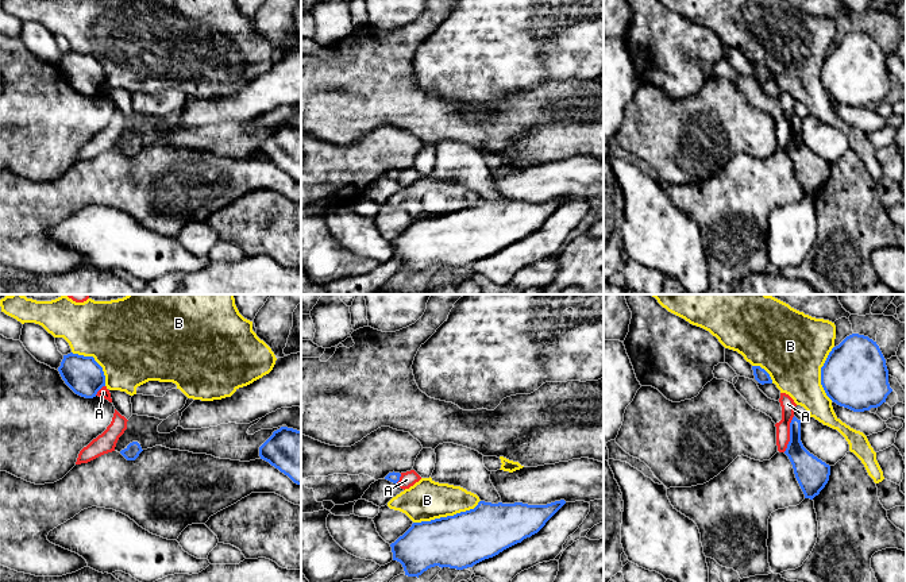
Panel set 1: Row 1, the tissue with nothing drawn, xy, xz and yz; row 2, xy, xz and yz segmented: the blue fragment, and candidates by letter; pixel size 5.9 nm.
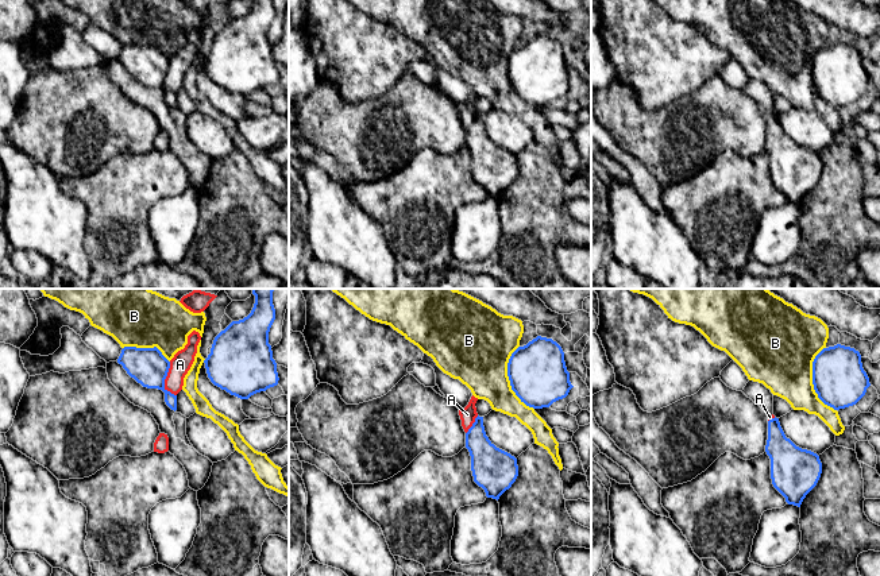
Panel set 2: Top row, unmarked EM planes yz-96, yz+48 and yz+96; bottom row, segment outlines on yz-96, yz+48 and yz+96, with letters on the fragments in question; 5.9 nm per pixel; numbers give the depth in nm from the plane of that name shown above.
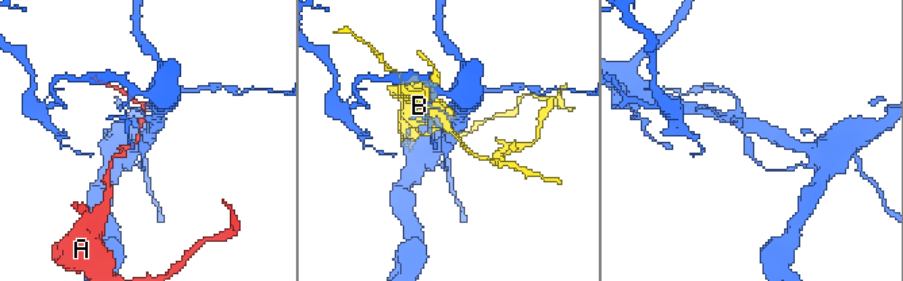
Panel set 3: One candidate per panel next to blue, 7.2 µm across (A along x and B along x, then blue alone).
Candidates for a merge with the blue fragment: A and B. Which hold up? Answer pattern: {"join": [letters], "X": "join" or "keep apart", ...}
{"join": [], "A": "keep apart", "B": "keep apart"}

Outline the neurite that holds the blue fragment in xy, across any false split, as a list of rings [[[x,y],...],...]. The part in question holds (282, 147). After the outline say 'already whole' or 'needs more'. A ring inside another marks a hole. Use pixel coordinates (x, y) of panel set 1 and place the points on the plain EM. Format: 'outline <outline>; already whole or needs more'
outline [[[288,124],[274,128],[259,144],[259,154],[301,182],[301,128]]]; already whole

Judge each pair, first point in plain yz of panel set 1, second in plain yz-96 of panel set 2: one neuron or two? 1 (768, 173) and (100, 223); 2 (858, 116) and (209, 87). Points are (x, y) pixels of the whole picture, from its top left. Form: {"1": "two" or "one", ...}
{"1": "one", "2": "one"}

